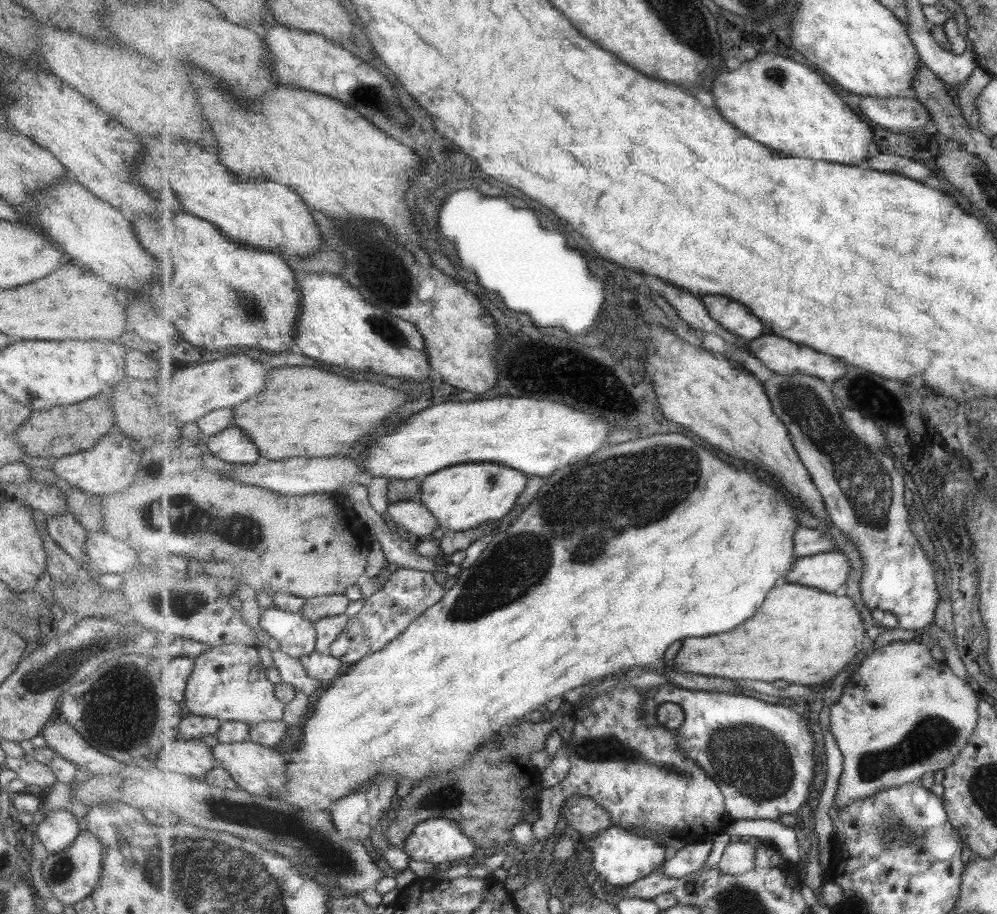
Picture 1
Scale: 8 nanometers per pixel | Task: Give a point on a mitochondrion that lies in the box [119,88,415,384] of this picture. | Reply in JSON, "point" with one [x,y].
{"point":[252,309]}

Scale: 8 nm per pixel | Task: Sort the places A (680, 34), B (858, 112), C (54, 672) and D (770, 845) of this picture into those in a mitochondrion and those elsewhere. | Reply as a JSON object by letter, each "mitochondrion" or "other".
{"A":"mitochondrion","B":"other","C":"mitochondrion","D":"other"}

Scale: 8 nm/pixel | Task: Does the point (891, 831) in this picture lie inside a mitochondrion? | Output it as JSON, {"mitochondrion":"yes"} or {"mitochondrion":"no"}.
{"mitochondrion":"yes"}

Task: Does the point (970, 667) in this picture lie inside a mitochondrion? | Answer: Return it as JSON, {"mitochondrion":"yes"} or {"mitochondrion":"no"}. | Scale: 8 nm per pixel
{"mitochondrion":"no"}

